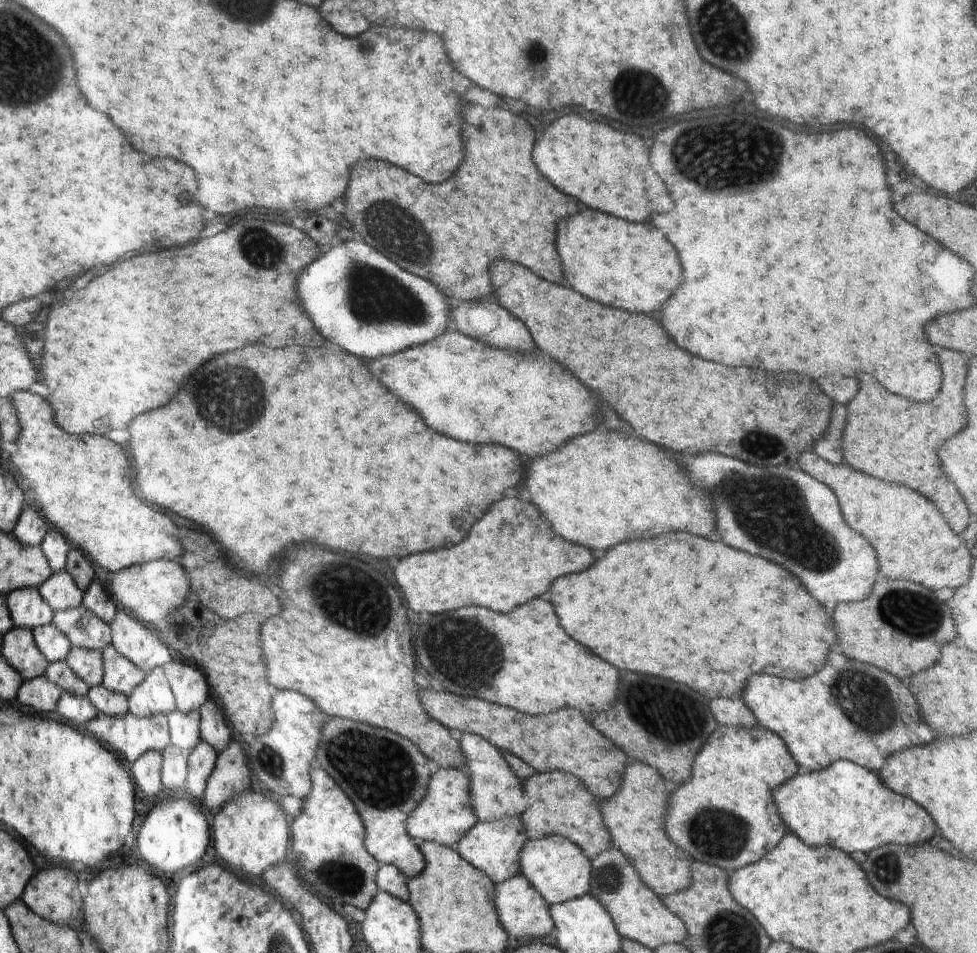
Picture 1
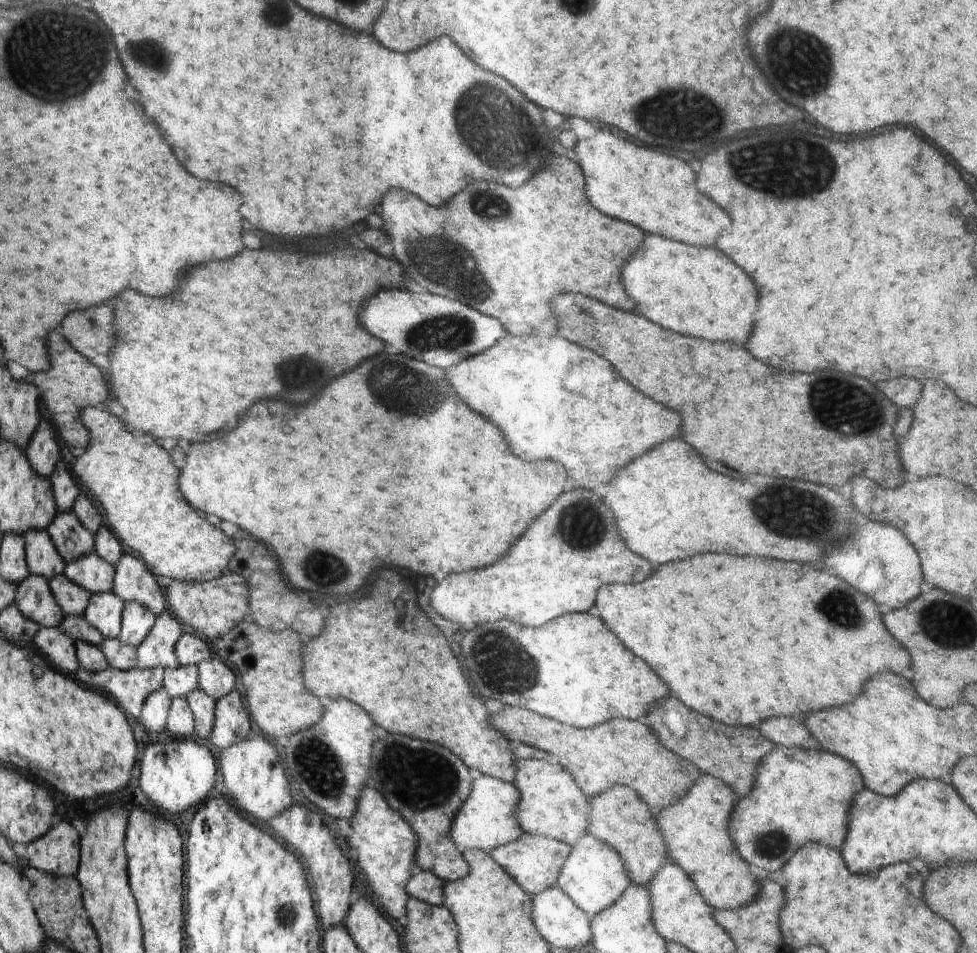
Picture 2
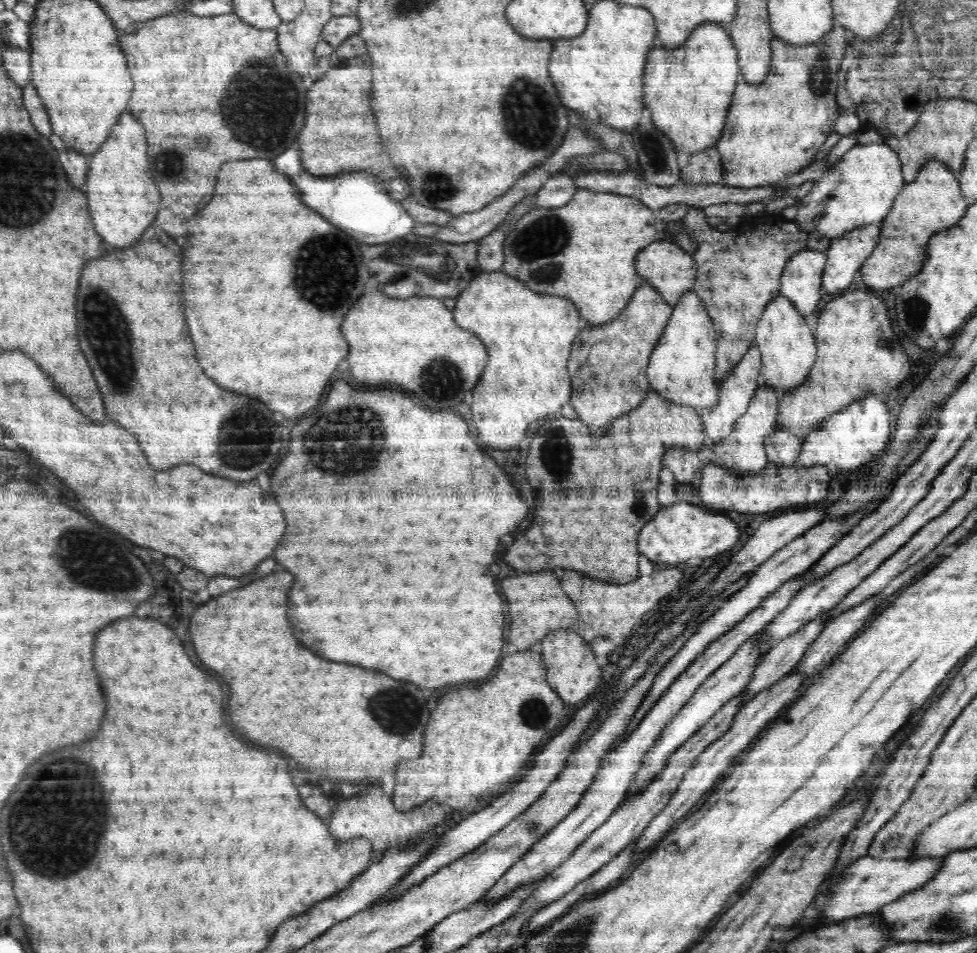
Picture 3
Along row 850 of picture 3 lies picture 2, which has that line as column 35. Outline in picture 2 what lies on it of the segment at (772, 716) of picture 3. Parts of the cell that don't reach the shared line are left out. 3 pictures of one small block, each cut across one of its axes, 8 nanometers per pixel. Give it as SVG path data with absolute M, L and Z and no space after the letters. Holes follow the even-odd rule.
M59 627L40 628L33 641L60 672L72 675L80 668L75 641L69 634L62 632Z

